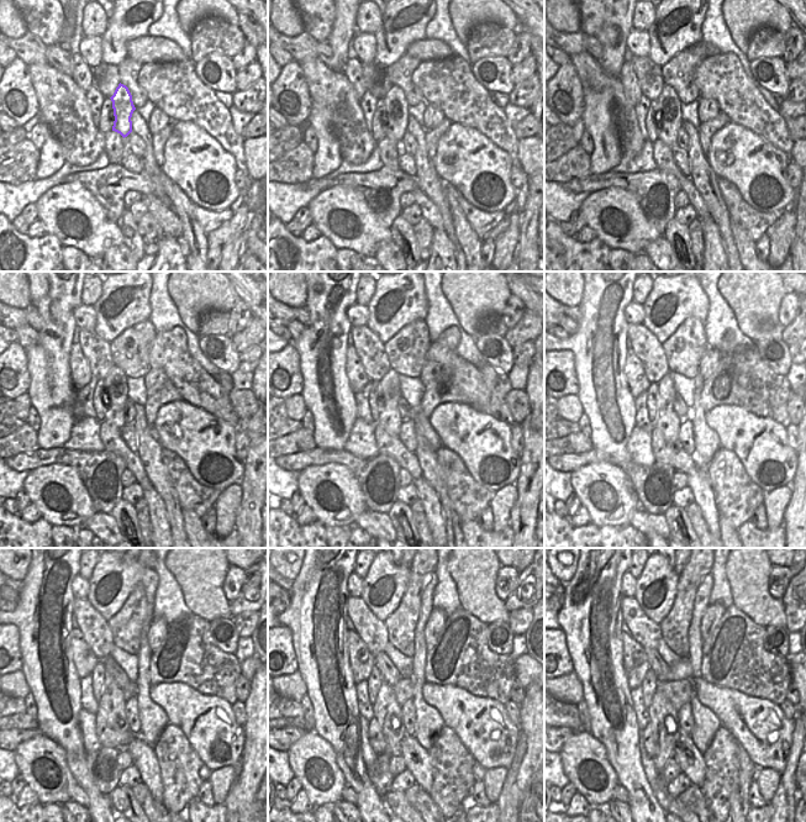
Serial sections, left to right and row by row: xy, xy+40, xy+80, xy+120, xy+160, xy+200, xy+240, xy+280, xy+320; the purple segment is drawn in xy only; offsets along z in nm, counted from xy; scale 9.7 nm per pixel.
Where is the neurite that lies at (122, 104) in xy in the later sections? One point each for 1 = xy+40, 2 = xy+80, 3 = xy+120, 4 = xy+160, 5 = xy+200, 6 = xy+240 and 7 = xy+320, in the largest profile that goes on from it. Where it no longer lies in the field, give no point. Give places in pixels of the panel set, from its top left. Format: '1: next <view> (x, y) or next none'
1: next xy+40 (396, 109)
2: next xy+80 (669, 115)
3: next xy+120 (116, 381)
4: next xy+160 (390, 420)
5: next xy+200 (668, 421)
6: next xy+240 (112, 705)
7: next xy+320 (664, 718)

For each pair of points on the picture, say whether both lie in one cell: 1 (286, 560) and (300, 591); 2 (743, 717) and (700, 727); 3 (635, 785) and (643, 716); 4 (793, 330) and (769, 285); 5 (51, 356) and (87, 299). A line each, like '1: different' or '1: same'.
1: different
2: different
3: different
4: different
5: different

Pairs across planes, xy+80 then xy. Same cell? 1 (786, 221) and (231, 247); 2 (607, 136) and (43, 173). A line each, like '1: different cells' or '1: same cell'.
1: same cell
2: same cell

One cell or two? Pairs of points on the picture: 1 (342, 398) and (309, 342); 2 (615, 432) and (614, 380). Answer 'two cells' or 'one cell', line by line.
1: one cell
2: one cell

